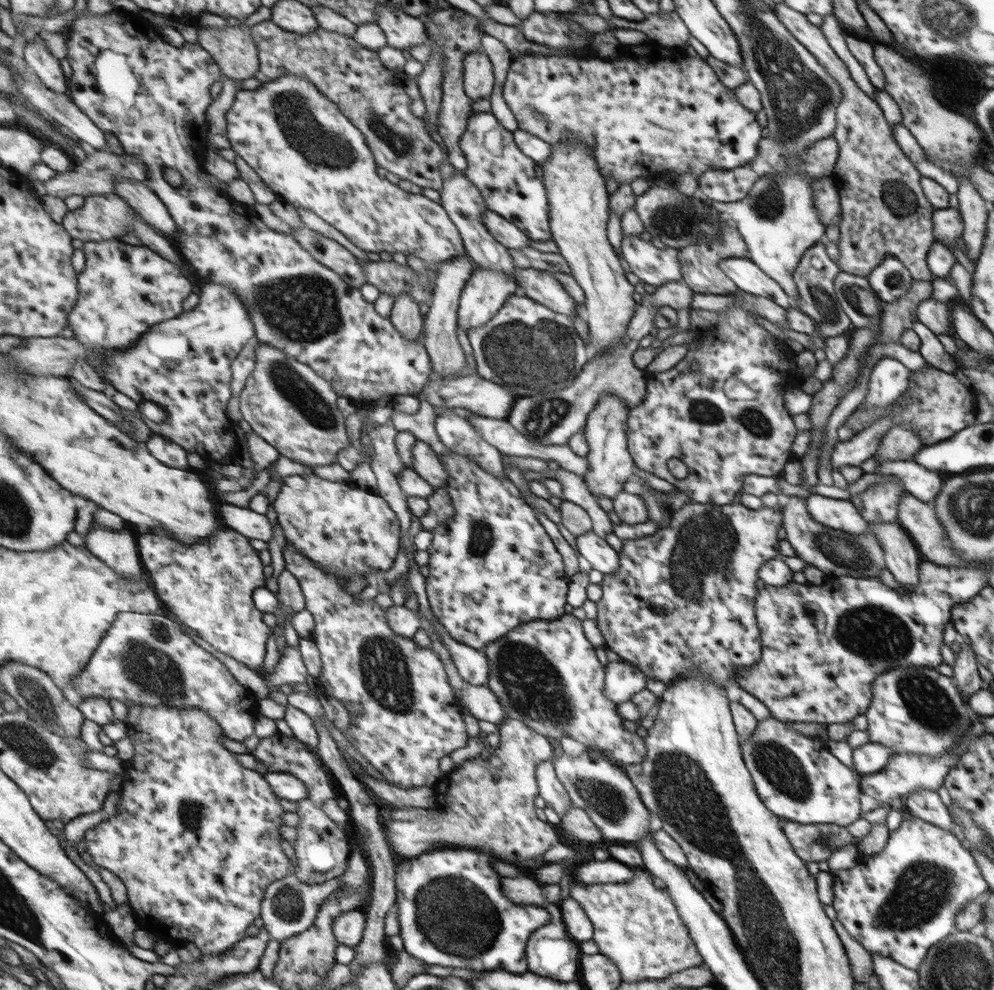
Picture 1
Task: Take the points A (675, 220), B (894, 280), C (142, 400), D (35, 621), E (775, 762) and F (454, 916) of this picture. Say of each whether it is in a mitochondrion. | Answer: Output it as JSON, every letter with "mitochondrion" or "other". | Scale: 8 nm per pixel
{"A":"mitochondrion","B":"mitochondrion","C":"other","D":"other","E":"mitochondrion","F":"mitochondrion"}

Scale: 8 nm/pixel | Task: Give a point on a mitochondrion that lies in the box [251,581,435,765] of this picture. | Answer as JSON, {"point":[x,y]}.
{"point":[384,670]}

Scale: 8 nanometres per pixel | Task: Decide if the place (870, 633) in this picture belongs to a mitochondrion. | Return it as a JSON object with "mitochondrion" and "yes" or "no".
{"mitochondrion":"yes"}

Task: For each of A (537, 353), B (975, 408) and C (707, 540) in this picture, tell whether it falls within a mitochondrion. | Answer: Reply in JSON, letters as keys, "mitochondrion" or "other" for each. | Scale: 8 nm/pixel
{"A":"mitochondrion","B":"other","C":"mitochondrion"}

